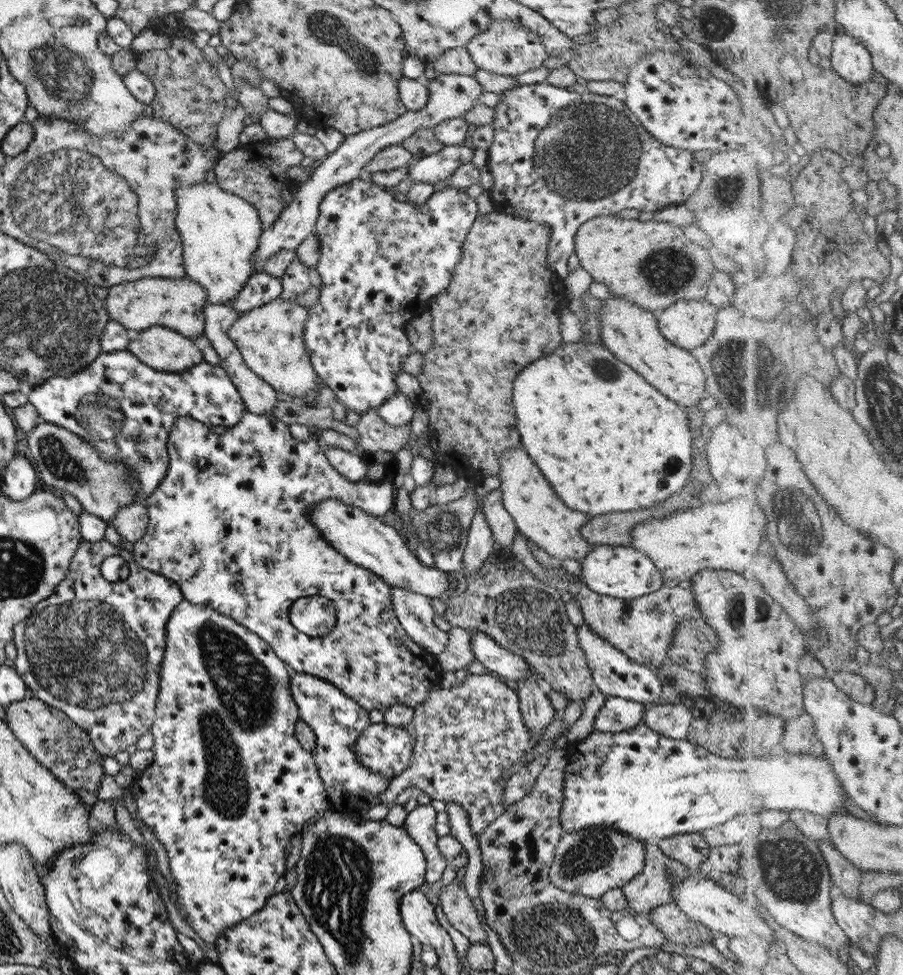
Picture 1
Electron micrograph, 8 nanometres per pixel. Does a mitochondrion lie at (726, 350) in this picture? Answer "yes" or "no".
yes

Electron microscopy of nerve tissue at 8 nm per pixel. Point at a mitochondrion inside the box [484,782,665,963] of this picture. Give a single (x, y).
(592, 851)

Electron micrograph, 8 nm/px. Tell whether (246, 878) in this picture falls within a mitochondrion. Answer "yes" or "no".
no

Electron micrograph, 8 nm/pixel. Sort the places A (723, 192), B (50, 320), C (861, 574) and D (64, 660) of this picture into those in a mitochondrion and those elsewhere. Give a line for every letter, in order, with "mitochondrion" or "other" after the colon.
A: mitochondrion
B: mitochondrion
C: other
D: mitochondrion

